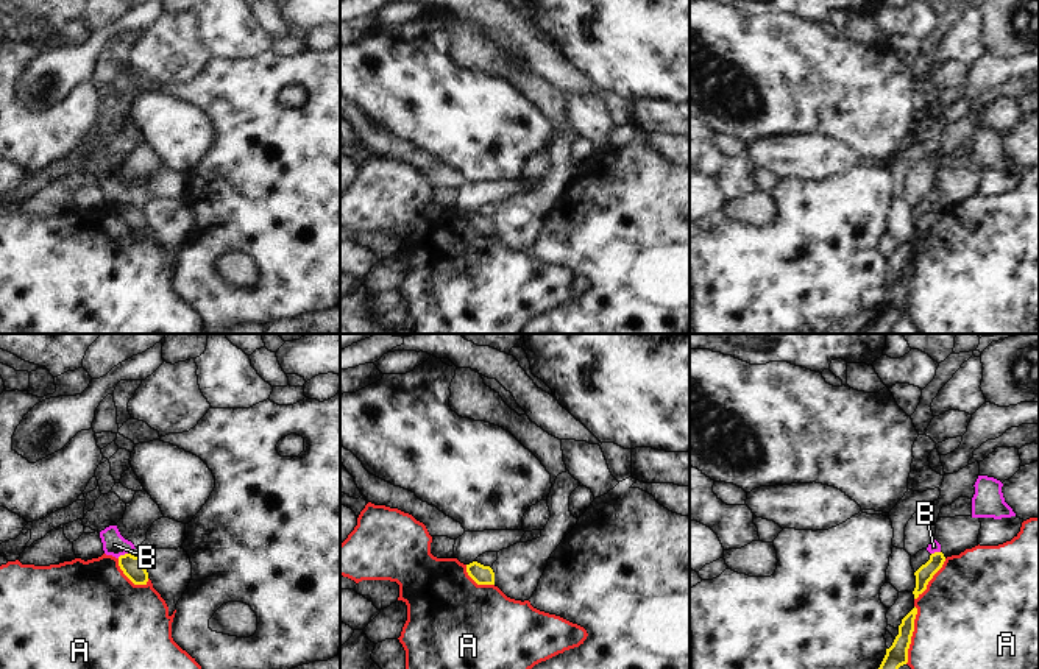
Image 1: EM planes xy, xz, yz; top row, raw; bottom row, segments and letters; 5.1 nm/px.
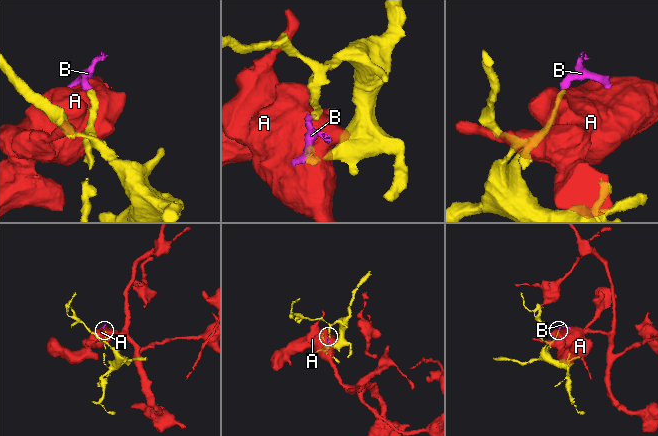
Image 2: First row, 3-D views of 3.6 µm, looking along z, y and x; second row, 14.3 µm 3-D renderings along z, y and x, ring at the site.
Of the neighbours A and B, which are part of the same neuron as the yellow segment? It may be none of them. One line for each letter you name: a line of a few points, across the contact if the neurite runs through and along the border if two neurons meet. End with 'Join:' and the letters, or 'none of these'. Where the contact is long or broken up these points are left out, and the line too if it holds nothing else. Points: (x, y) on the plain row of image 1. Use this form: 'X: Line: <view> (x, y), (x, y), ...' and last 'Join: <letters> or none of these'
Join: none of these

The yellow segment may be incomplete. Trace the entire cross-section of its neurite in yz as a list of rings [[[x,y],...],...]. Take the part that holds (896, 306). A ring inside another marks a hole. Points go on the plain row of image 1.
[[[914,257],[902,270],[902,274],[899,276],[899,285],[895,287],[892,296],[886,299],[886,306],[880,318],[861,334],[892,334],[899,318],[908,313],[908,299],[914,282],[916,265],[917,265],[917,259]]]

